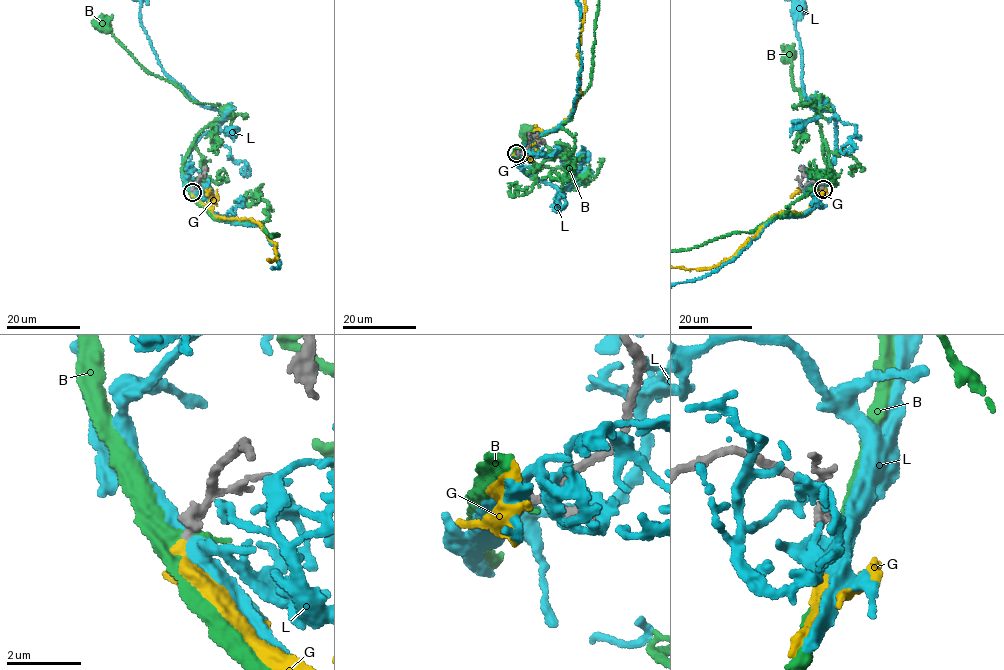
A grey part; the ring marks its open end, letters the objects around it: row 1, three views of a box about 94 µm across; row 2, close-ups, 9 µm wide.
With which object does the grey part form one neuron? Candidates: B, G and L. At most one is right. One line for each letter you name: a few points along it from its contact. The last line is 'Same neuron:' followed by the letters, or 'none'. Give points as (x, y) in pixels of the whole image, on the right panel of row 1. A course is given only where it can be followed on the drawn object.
Same neuron: G

